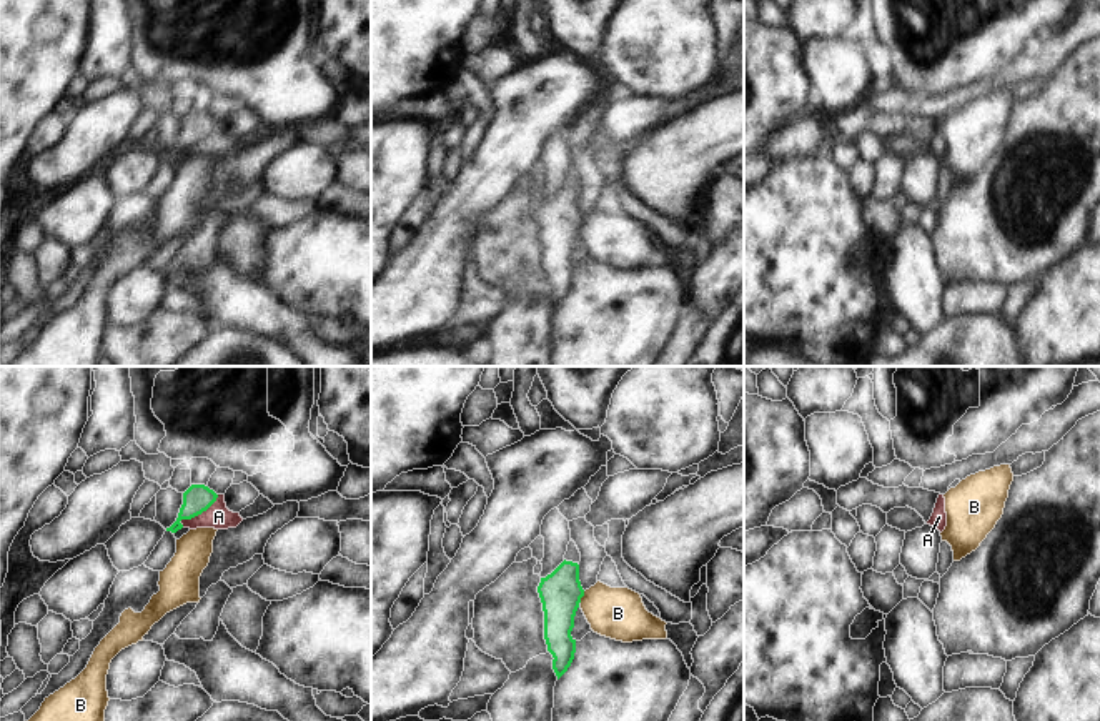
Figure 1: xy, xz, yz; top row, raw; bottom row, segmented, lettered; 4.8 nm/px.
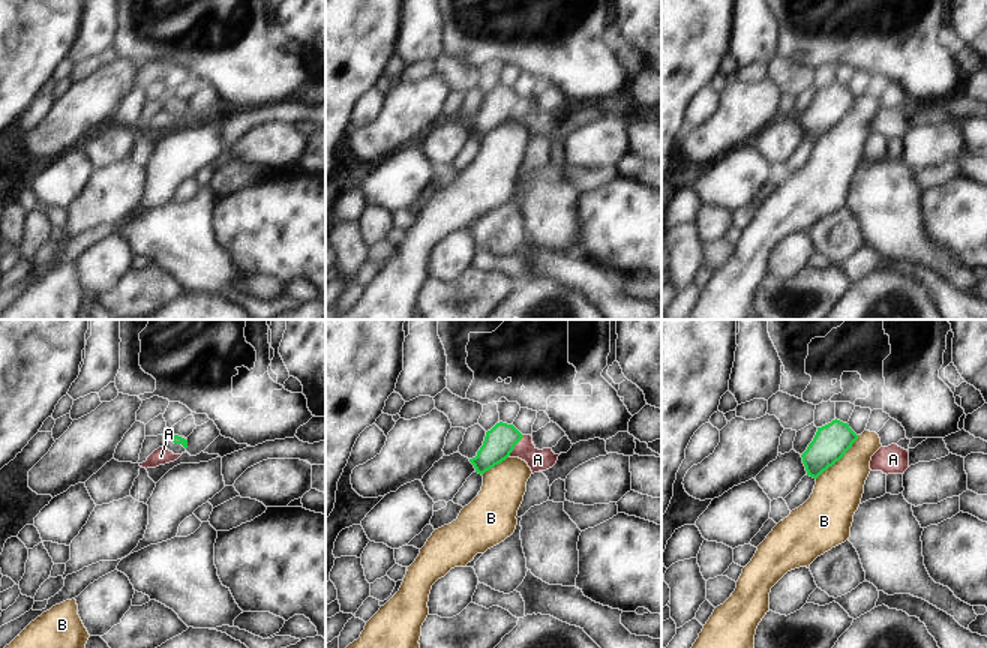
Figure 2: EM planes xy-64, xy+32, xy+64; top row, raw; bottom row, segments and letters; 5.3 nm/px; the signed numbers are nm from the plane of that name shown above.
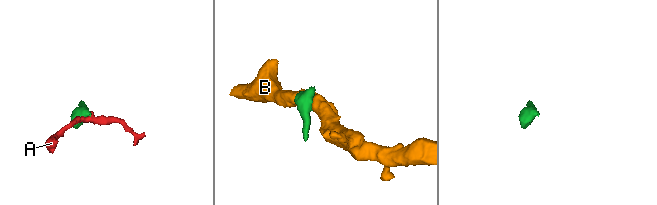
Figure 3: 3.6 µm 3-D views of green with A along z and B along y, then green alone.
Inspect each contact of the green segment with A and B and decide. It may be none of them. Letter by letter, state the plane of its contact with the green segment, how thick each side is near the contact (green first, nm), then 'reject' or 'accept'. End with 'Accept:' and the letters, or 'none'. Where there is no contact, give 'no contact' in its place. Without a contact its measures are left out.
A: contact in xy; calibres 140 and 120 nm; reject
B: contact in xz; calibres 200 and 260 nm; reject
Accept: none

